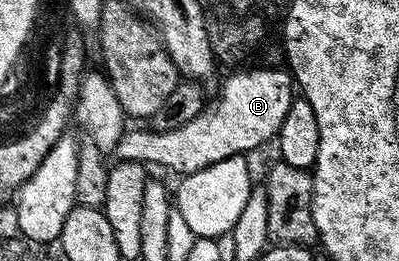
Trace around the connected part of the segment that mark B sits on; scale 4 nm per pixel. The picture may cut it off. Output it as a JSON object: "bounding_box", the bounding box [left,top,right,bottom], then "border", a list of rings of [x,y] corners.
{"bounding_box":[114,67,295,176],"border":[[[277,67],[247,68],[237,69],[228,74],[230,76],[221,89],[219,103],[212,112],[211,109],[204,110],[185,125],[173,130],[157,131],[145,127],[144,129],[131,130],[132,128],[130,128],[124,130],[114,150],[116,158],[122,161],[135,161],[144,165],[155,163],[179,173],[178,175],[187,176],[193,172],[198,172],[199,169],[207,168],[213,163],[218,163],[220,160],[225,160],[227,157],[245,155],[267,141],[272,142],[293,104],[295,81],[292,74],[283,67],[282,69]]]}

